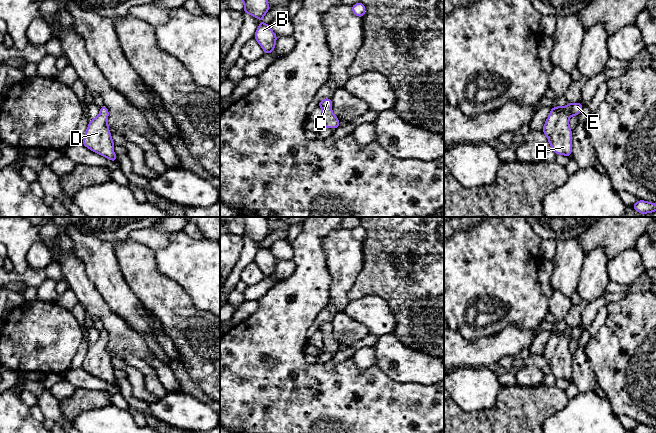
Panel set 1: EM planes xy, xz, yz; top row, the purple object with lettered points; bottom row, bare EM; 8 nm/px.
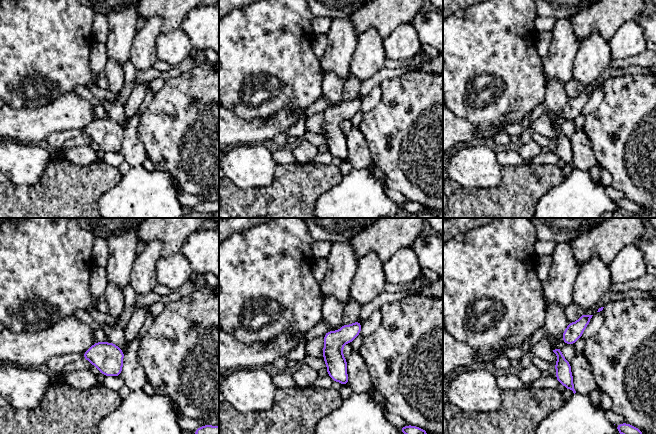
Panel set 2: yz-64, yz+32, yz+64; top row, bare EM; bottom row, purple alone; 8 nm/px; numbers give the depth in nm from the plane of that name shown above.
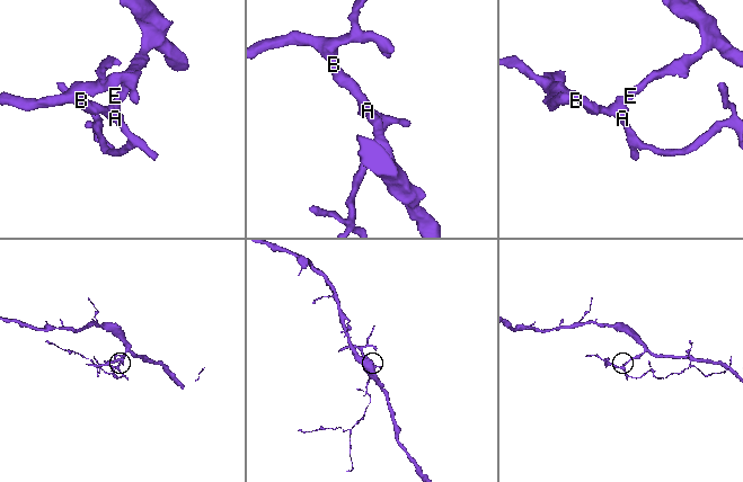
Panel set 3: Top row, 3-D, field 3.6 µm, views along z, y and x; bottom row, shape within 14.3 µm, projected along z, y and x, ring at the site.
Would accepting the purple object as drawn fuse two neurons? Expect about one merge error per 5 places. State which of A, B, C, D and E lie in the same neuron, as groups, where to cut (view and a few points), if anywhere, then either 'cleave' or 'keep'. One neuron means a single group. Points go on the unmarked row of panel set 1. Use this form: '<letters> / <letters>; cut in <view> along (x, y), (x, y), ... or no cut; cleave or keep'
A B C D E; no cut; keep

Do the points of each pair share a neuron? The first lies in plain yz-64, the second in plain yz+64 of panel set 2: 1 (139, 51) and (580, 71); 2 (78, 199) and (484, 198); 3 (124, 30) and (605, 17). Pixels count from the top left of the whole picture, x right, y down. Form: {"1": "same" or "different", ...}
{"1": "same", "2": "same", "3": "different"}

